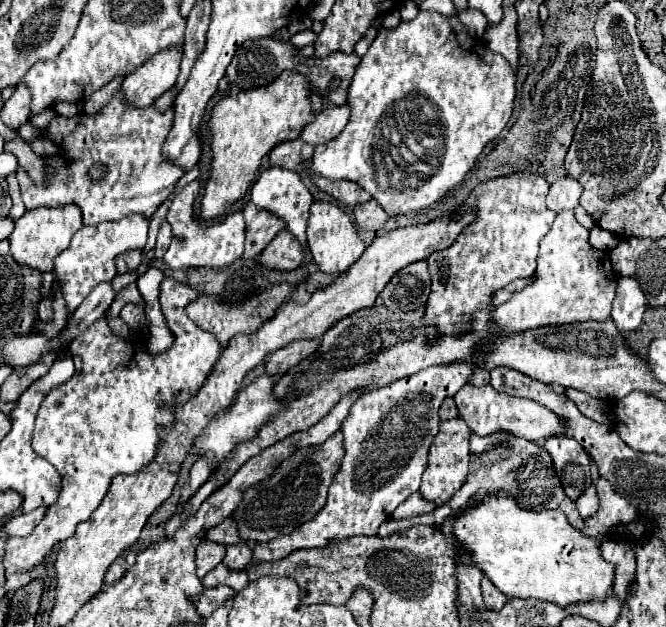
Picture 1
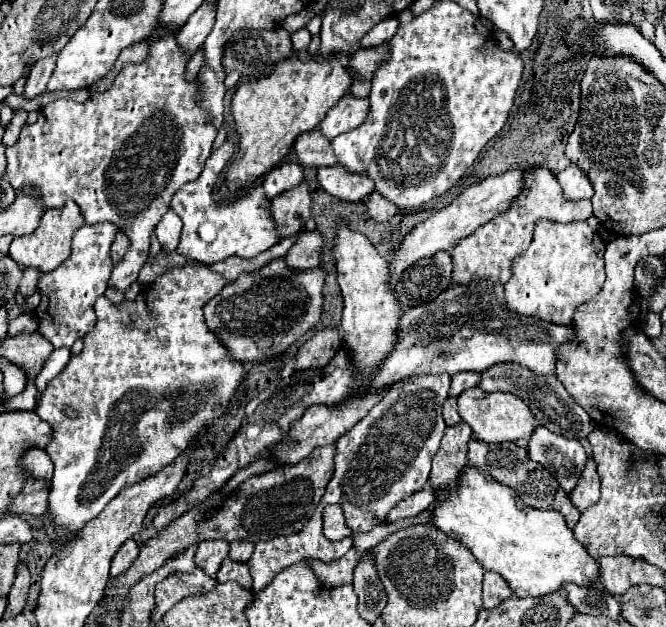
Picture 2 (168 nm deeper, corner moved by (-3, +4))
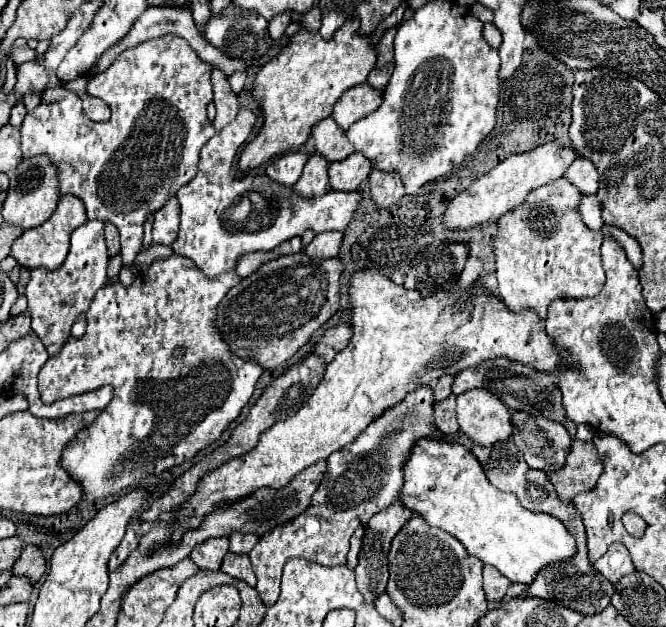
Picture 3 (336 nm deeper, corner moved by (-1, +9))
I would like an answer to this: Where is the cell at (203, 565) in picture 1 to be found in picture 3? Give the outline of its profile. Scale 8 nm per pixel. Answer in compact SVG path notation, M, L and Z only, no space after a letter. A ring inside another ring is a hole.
M217 537L217 539L207 539L201 545L197 545L191 551L191 559L197 563L199 569L207 571L219 571L221 561L229 549L229 539L227 537Z

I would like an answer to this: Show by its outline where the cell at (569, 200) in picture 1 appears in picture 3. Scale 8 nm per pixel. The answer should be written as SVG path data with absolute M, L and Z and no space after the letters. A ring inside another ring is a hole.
M577 157L567 173L563 175L567 181L571 181L571 185L575 185L581 193L585 195L595 195L597 189L599 189L599 175L597 175L597 169L595 165L585 159L585 157Z

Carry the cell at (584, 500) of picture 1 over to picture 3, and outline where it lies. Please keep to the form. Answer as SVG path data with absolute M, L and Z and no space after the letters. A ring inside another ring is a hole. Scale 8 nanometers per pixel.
M575 439L567 455L567 463L557 473L551 473L549 479L557 489L561 501L571 503L577 493L589 491L603 471L603 463L597 455L597 449L591 441Z

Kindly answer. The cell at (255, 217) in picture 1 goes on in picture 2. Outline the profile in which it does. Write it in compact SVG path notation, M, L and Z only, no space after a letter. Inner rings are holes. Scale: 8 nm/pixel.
M303 180L271 200L271 214L281 238L297 234L311 218L311 188Z

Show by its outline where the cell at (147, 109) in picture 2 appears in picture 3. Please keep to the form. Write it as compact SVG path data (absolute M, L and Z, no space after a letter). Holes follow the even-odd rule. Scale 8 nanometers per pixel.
M163 35L159 39L143 41L137 47L125 49L117 55L109 69L97 73L89 81L87 93L103 99L111 109L107 123L97 123L85 117L81 99L67 89L47 89L41 95L41 105L29 111L21 125L21 151L23 159L45 155L57 167L59 193L75 195L85 203L87 217L109 221L121 235L121 259L123 265L133 265L135 257L143 249L143 223L147 215L161 209L167 199L185 183L189 183L199 171L199 153L205 141L215 135L213 123L207 117L207 105L213 99L211 65L199 59L199 55L175 35Z

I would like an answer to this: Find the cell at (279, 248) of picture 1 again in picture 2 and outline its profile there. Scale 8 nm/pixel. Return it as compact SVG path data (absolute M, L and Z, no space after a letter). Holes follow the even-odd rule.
M317 230L315 232L301 232L297 246L293 246L293 250L289 250L285 260L289 262L291 268L297 268L297 270L319 268L323 246L325 246L325 238Z

